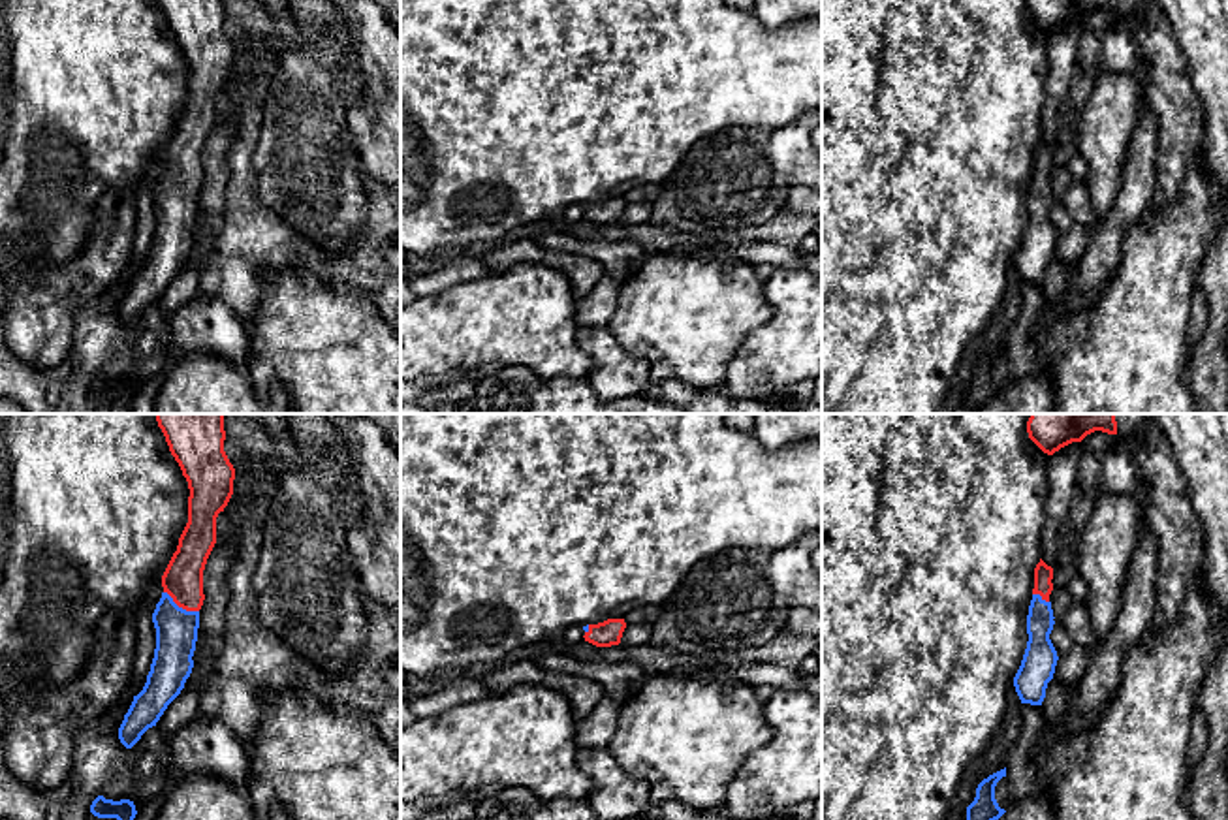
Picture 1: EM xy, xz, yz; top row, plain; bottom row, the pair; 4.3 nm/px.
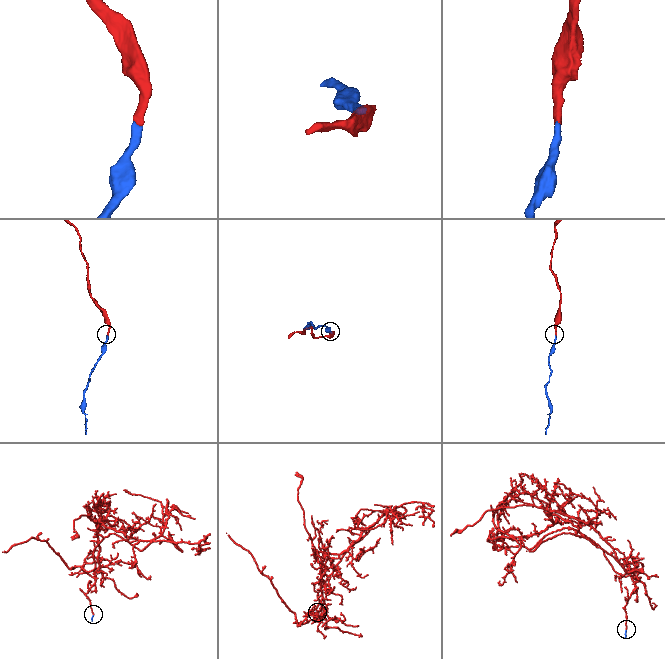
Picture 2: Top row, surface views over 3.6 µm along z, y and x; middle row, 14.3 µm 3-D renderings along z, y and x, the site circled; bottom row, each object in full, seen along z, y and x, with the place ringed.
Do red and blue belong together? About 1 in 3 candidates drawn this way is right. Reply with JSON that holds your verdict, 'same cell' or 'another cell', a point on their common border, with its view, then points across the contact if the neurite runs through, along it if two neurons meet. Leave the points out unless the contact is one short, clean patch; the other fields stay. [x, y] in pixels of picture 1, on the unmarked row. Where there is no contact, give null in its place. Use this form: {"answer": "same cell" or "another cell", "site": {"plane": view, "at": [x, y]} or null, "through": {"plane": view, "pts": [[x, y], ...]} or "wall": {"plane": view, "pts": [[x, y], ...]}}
{"answer": "same cell", "site": {"plane": "xy", "at": [181, 185]}, "through": {"plane": "xy", "pts": [[183, 158], [181, 185], [175, 207]]}}

